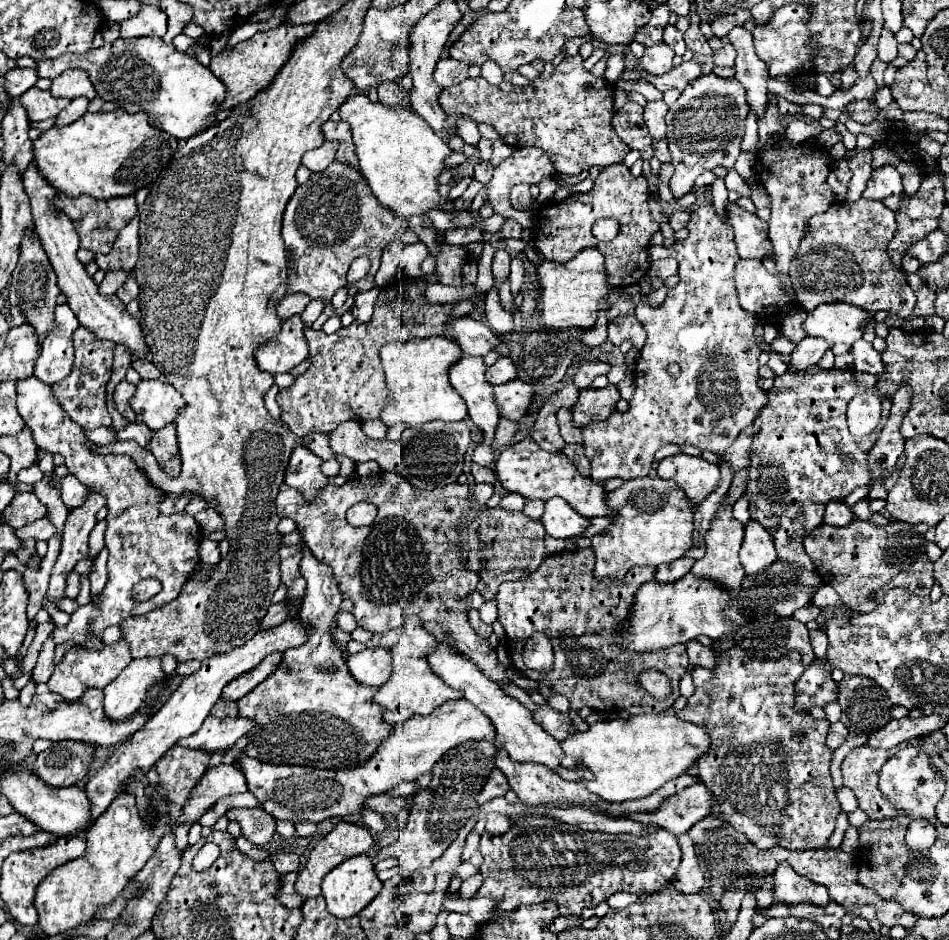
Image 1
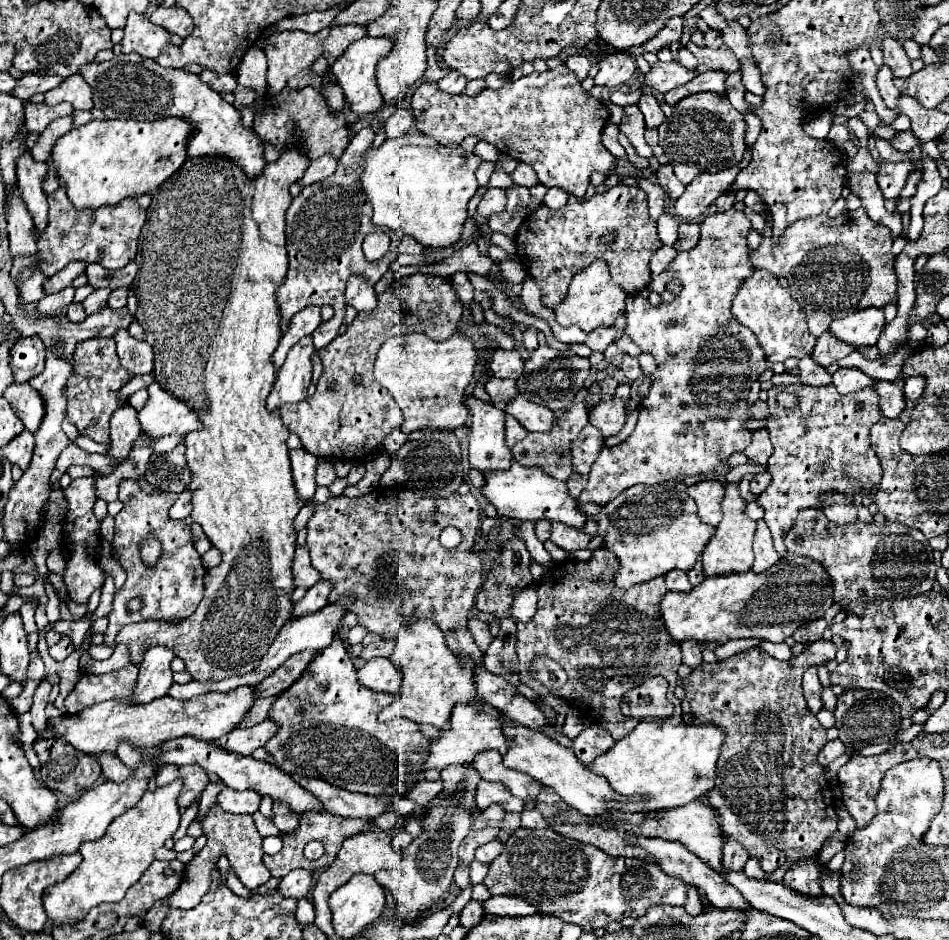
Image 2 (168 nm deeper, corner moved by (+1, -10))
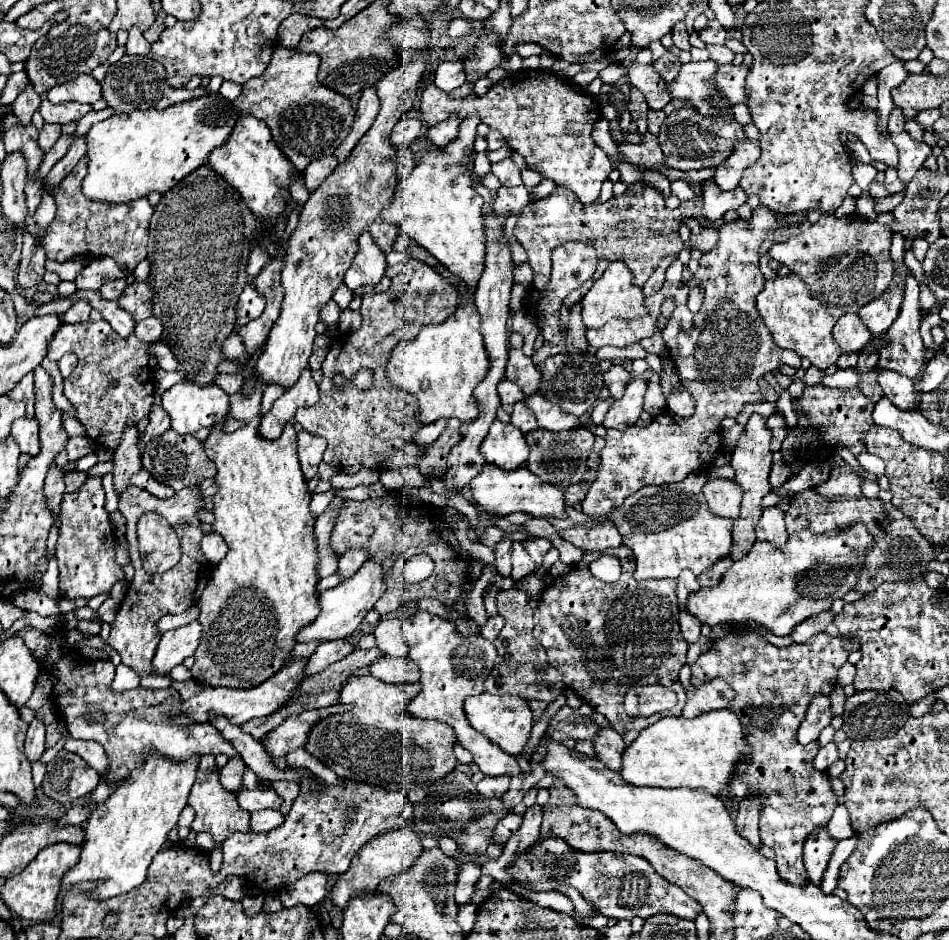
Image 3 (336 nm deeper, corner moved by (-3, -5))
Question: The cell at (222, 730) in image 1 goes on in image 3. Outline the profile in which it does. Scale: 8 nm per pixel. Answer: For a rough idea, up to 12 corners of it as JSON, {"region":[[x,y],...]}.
{"region":[[350,704],[292,714],[262,738],[274,758],[306,746],[312,726]]}

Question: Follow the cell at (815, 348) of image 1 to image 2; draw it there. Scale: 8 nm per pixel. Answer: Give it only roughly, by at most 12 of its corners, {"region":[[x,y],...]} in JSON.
{"region":[[828,333],[818,337],[812,359],[828,367],[846,357],[854,347],[846,347]]}

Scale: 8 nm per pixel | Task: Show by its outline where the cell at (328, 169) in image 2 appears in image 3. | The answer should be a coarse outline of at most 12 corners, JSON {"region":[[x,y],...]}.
{"region":[[334,156],[310,162],[304,184],[316,190],[336,170]]}

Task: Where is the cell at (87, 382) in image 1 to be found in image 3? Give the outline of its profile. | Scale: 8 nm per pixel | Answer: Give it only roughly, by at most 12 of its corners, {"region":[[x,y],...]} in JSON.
{"region":[[62,324],[48,358],[86,434],[116,450],[154,402],[150,344]]}

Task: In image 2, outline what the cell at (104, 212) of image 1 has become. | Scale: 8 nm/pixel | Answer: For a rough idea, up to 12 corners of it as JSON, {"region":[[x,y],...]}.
{"region":[[60,185],[40,235],[44,271],[74,259],[120,269],[146,211],[134,197],[80,211]]}

